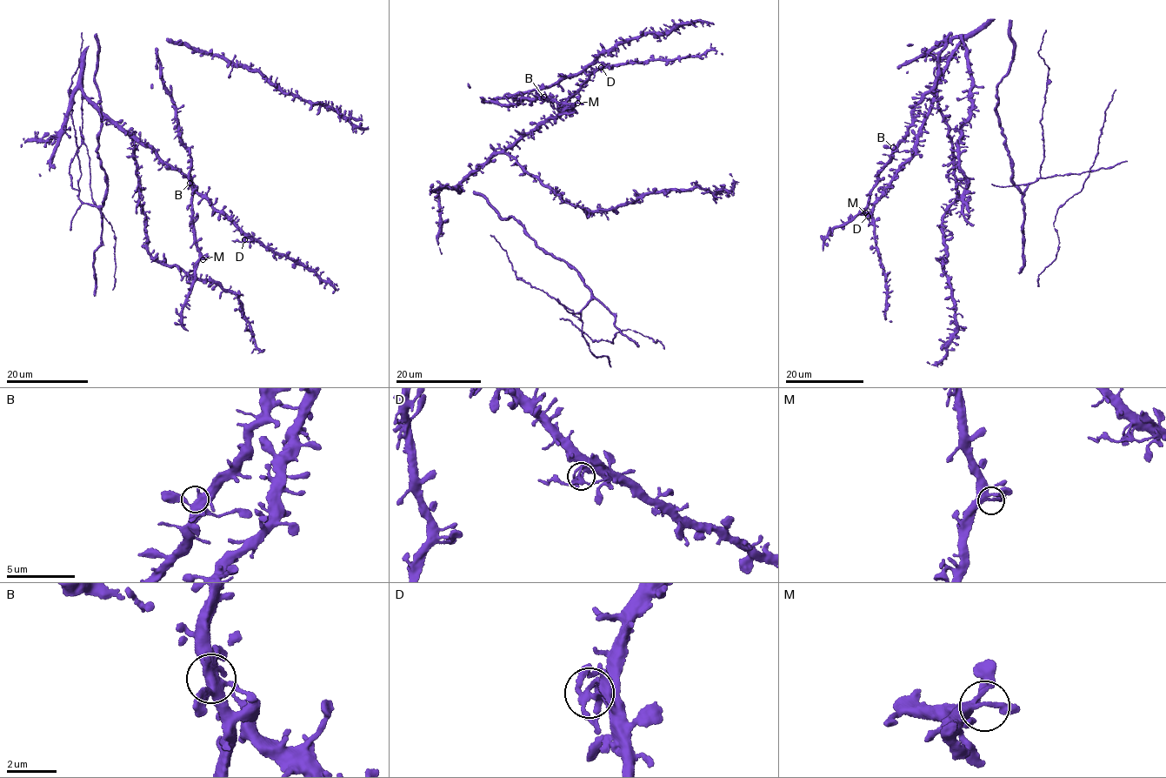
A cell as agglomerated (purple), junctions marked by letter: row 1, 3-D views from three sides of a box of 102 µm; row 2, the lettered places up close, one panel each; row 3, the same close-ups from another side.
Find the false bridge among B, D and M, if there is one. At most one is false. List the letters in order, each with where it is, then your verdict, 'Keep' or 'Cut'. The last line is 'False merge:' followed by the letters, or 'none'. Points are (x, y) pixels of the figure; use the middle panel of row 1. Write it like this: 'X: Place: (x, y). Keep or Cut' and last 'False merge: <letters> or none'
B: Place: (543, 97). Keep
D: Place: (601, 67). Cut
M: Place: (577, 103). Keep
False merge: D

